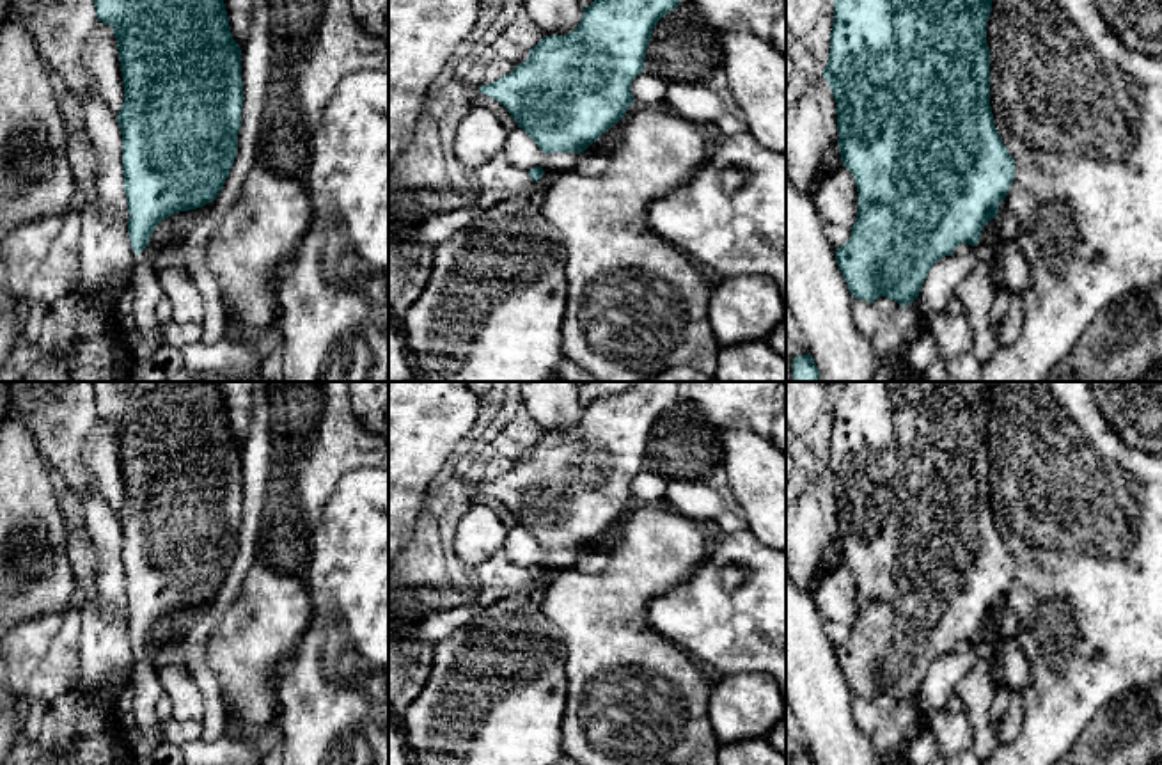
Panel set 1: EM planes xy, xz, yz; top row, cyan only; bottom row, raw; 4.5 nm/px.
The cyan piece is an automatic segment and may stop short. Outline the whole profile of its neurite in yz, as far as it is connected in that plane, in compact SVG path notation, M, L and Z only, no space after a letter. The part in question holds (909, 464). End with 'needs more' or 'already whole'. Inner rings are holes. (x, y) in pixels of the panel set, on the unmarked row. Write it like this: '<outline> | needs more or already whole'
M846 382L834 394L834 421L830 431L828 461L823 474L837 501L839 550L859 589L859 611L852 623L850 637L836 646L837 664L853 696L875 701L885 694L907 705L917 698L930 666L942 655L954 651L960 641L976 644L983 625L997 614L1015 577L1015 557L1002 541L993 522L990 504L990 446L986 442L986 419L992 410L992 390L995 382Z | already whole

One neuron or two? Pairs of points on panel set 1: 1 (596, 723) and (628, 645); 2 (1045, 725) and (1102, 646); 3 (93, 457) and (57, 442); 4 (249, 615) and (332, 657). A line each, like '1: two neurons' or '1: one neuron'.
1: one neuron
2: one neuron
3: two neurons
4: two neurons

